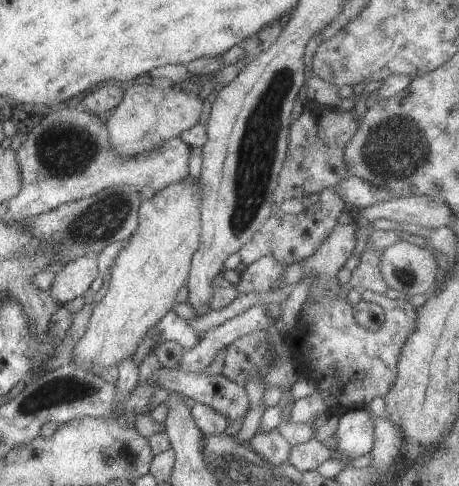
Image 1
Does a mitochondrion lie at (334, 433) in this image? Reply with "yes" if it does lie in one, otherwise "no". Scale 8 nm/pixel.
no

